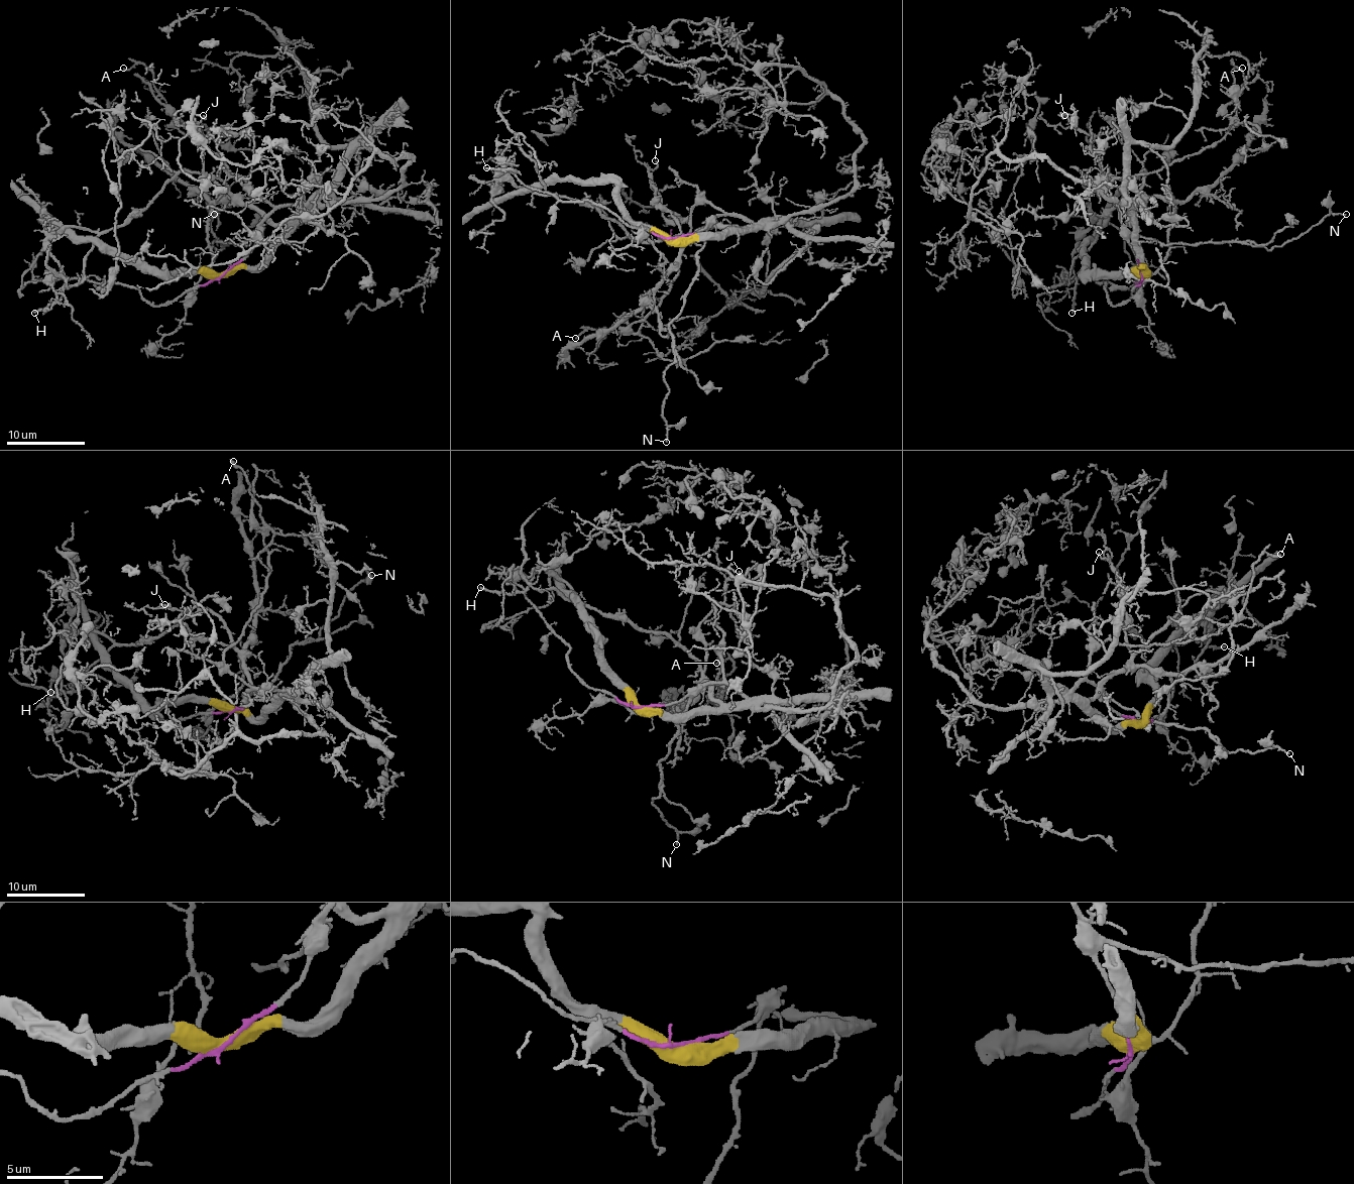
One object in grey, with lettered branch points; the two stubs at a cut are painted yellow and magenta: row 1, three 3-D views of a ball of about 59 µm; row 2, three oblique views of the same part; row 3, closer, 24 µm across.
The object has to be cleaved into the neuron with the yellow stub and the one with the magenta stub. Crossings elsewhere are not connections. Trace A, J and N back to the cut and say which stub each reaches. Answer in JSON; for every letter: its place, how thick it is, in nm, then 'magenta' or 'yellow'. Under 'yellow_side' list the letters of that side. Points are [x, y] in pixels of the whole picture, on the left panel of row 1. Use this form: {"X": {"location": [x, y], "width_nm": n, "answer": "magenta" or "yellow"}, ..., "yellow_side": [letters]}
{"A": {"location": [123, 68], "width_nm": 170, "answer": "magenta"}, "J": {"location": [203, 115], "width_nm": 140, "answer": "yellow"}, "N": {"location": [214, 214], "width_nm": 140, "answer": "magenta"}, "yellow_side": ["J"]}

